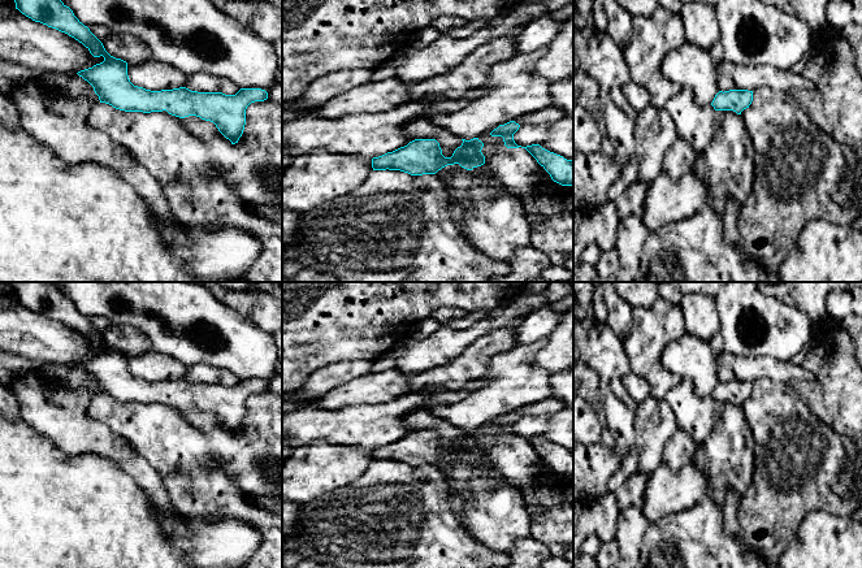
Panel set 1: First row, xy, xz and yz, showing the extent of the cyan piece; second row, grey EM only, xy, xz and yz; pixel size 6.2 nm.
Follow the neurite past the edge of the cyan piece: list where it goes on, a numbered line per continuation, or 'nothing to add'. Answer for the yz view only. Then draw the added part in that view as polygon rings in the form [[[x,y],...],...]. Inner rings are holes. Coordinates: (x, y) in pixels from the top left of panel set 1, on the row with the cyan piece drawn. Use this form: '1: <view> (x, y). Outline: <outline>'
nothing to add

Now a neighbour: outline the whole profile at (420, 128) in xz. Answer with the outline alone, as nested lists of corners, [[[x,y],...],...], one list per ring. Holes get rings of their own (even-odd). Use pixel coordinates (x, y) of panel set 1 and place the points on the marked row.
[[[416,118],[411,121],[406,126],[404,134],[412,139],[436,139],[445,157],[451,157],[454,151],[463,143],[462,138],[445,127],[434,126],[428,118]]]

